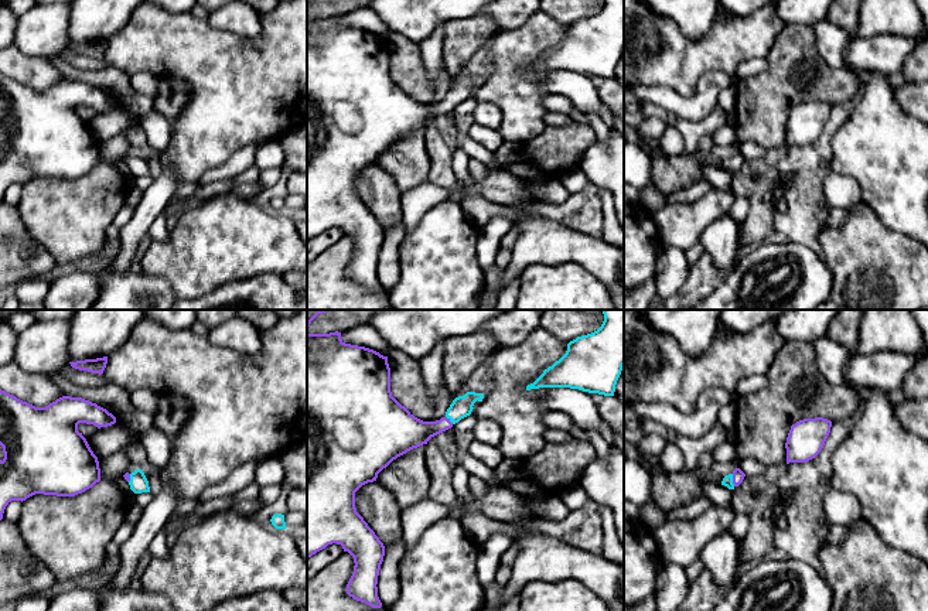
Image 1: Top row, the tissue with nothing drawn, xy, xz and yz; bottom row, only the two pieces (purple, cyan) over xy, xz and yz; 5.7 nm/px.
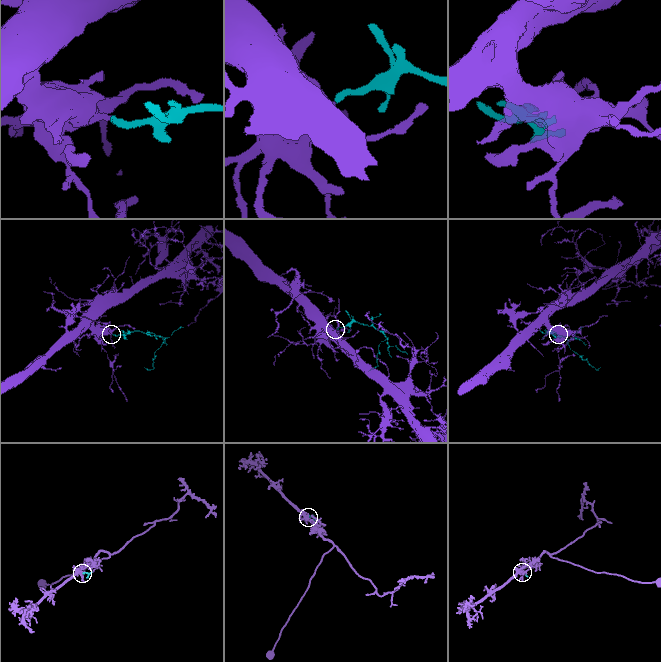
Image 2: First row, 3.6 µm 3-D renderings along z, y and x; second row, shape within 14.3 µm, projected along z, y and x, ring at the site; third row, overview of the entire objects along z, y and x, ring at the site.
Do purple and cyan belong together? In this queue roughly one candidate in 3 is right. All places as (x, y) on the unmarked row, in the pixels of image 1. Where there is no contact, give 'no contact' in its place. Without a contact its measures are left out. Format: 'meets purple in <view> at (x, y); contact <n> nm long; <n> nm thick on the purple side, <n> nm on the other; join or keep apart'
meets purple in yz at (733, 163); contact 70 nm long; 70 nm thick on the purple side, 60 nm on the other; join

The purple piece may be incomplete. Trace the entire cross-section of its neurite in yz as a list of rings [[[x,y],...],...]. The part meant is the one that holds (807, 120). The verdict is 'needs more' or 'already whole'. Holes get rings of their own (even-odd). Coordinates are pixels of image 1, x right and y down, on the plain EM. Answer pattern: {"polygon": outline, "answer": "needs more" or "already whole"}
{"polygon": [[[823,100],[804,102],[791,109],[787,120],[787,147],[806,146],[825,129],[832,105]]], "answer": "already whole"}

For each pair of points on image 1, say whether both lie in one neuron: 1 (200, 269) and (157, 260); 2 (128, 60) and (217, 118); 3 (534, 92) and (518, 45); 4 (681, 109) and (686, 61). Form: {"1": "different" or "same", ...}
{"1": "same", "2": "same", "3": "same", "4": "different"}

